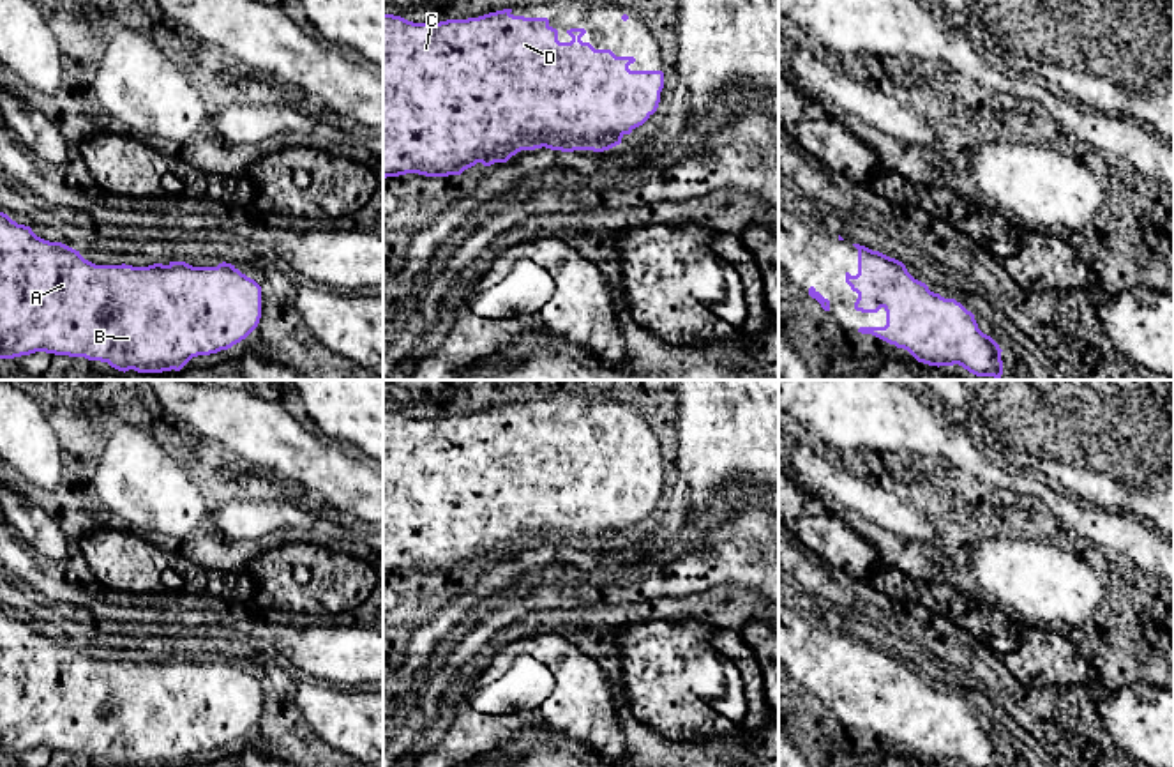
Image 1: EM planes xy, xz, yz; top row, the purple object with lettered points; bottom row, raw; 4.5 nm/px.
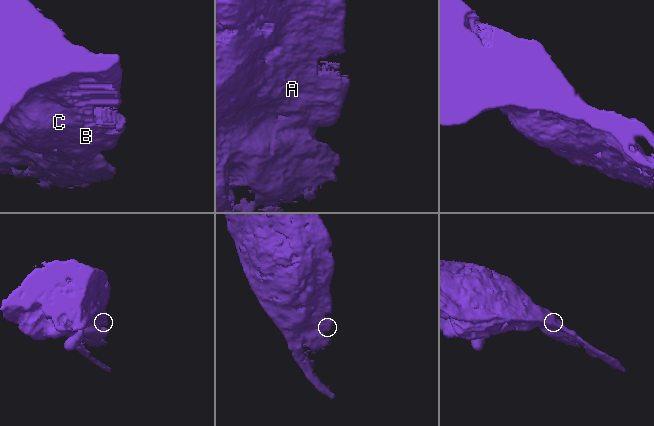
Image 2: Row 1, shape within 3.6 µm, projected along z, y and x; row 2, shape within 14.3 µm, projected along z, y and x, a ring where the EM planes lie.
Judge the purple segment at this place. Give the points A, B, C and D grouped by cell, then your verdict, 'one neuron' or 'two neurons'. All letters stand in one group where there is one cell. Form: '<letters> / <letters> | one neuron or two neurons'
A B C D | one neuron

